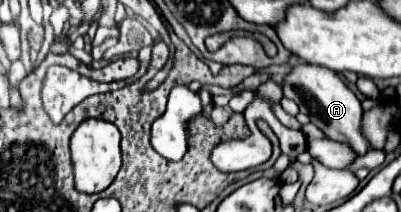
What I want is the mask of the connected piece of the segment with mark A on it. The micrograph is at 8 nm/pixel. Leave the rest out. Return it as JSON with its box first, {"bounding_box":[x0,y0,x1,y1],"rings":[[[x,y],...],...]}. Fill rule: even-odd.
{"bounding_box":[282,63,368,155],"rings":[[[310,63],[296,65],[284,77],[282,93],[284,93],[284,97],[294,99],[294,103],[300,107],[300,111],[306,113],[310,117],[310,121],[318,129],[322,129],[330,139],[352,145],[358,155],[364,155],[368,151],[368,141],[360,133],[360,121],[362,121],[362,113],[364,113],[360,107],[360,101],[334,71],[330,71],[322,65],[310,65]]]}

